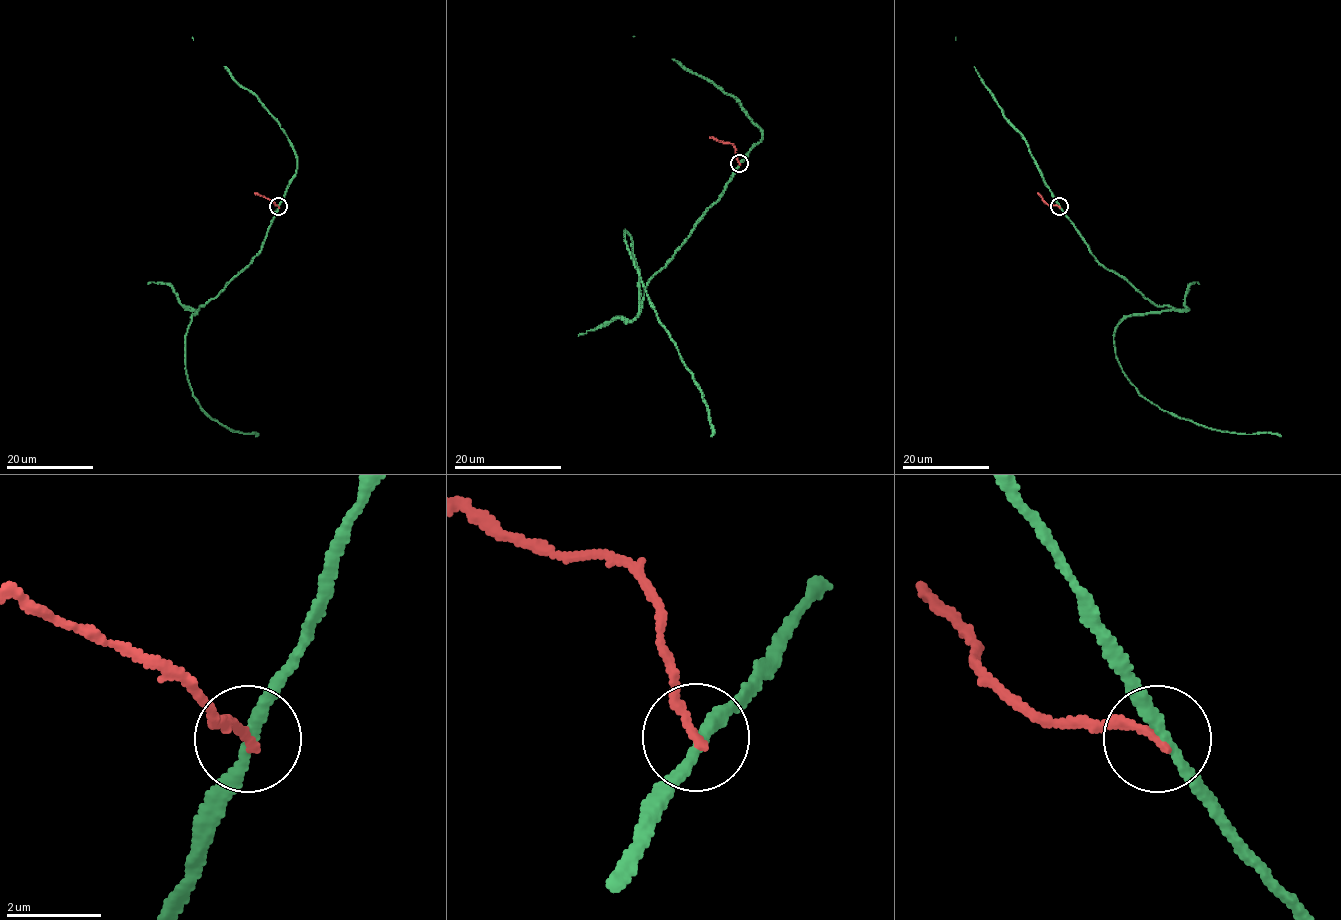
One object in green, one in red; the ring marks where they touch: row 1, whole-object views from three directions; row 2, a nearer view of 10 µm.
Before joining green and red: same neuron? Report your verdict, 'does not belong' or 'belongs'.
does not belong

